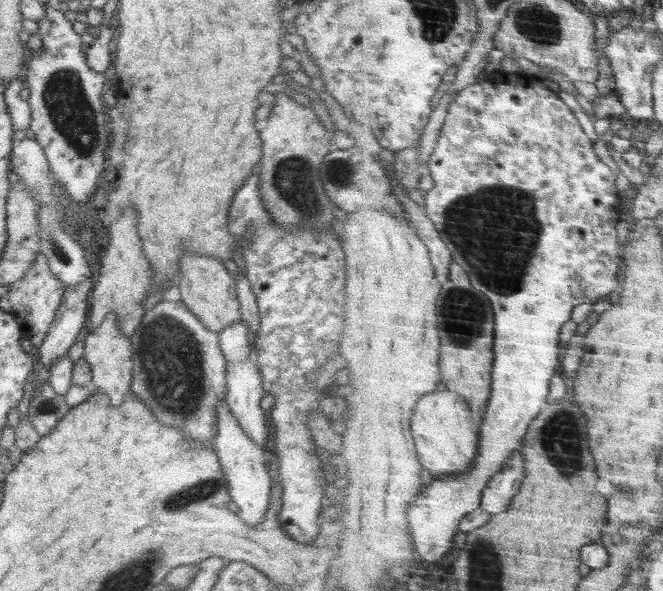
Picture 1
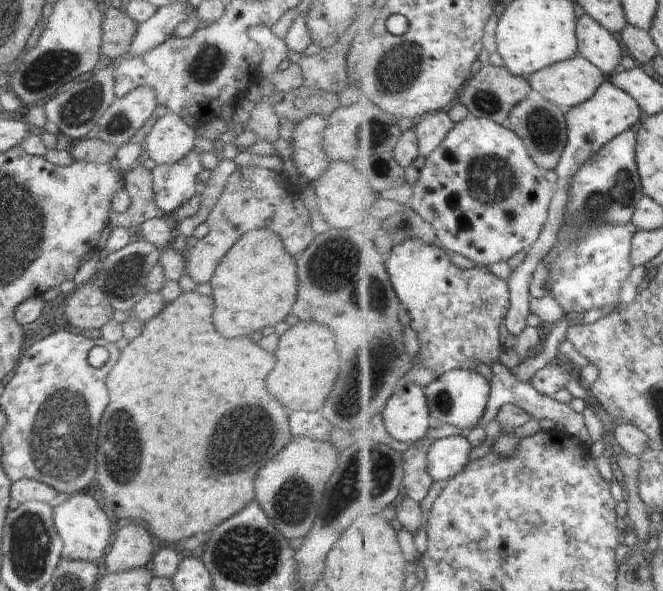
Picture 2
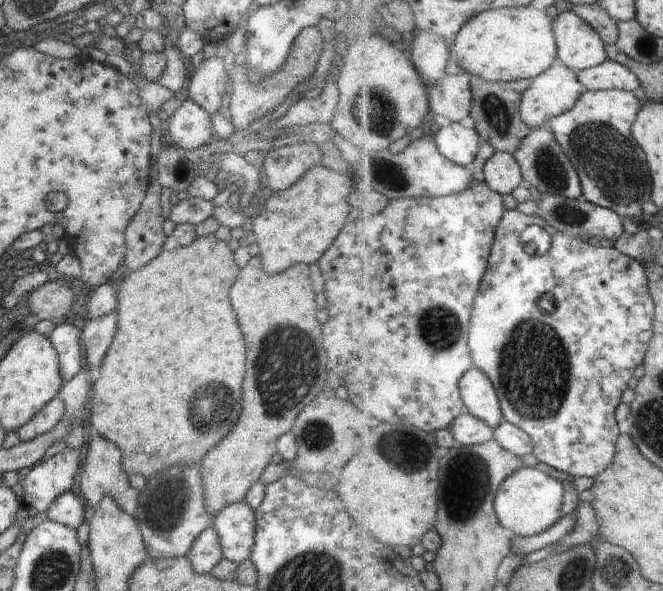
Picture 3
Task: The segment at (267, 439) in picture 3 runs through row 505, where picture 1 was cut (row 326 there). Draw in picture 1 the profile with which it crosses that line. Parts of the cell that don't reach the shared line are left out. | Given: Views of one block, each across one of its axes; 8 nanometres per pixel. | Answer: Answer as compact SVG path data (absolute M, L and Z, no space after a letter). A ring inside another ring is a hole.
M183 254L177 272L176 287L182 294L181 302L189 308L190 312L202 322L208 331L218 334L228 326L243 322L231 266L222 264L214 258Z

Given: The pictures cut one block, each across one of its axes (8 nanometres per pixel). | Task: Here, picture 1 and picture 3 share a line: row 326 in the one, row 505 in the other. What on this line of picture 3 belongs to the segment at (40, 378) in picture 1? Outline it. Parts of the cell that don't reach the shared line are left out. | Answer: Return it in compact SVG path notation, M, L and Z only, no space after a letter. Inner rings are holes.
M71 491L64 492L50 504L47 519L77 532L78 528L84 524L85 509L86 507L76 494Z

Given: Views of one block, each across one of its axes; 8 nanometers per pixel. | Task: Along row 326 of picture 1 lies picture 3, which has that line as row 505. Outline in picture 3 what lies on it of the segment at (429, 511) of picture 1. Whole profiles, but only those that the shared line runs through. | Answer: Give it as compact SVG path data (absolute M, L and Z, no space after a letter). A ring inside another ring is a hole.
M523 467L512 474L501 487L497 497L497 512L502 525L517 536L542 535L554 528L564 517L565 483L538 468Z

